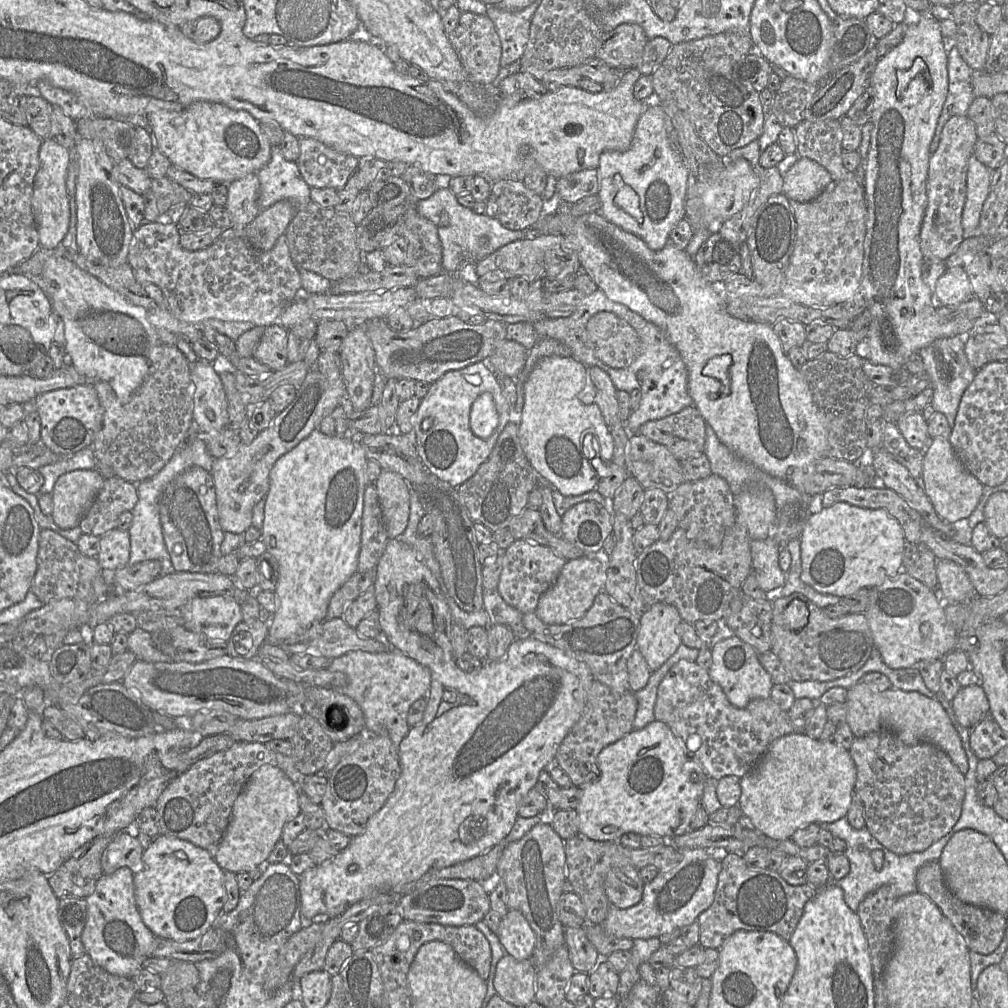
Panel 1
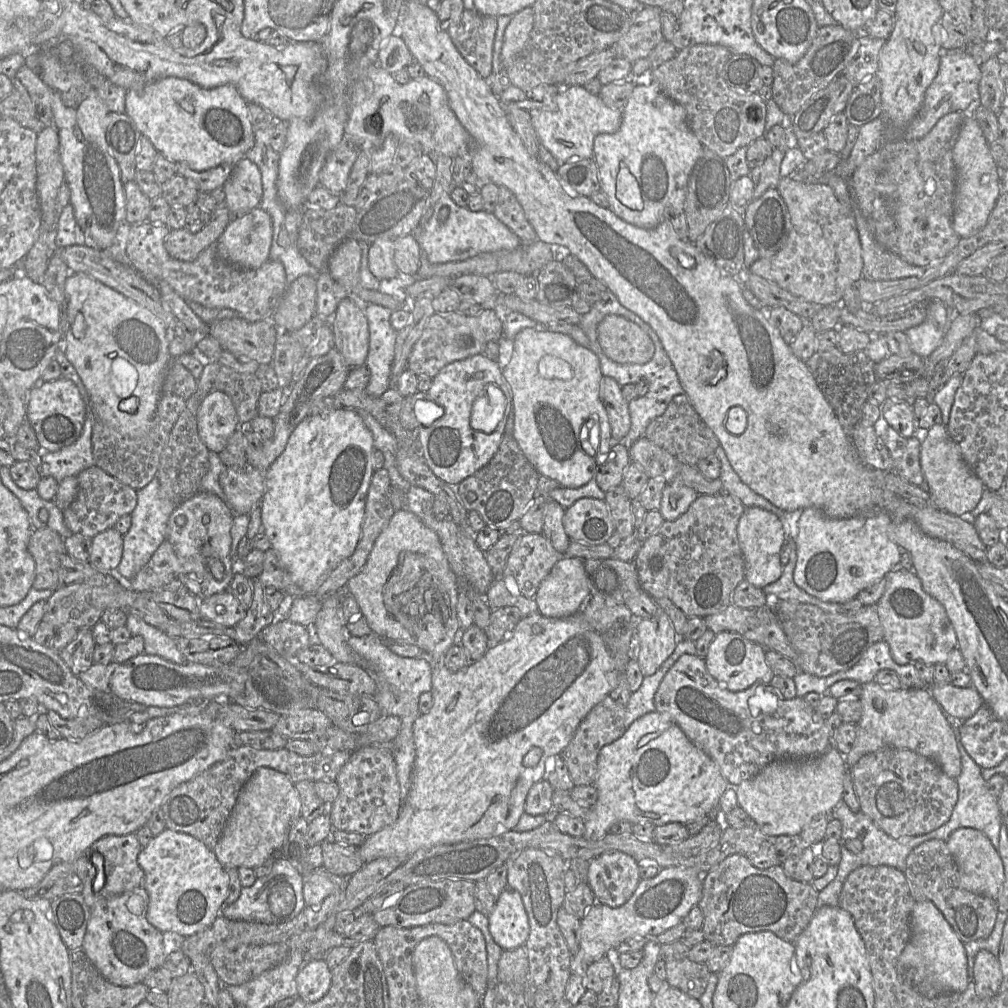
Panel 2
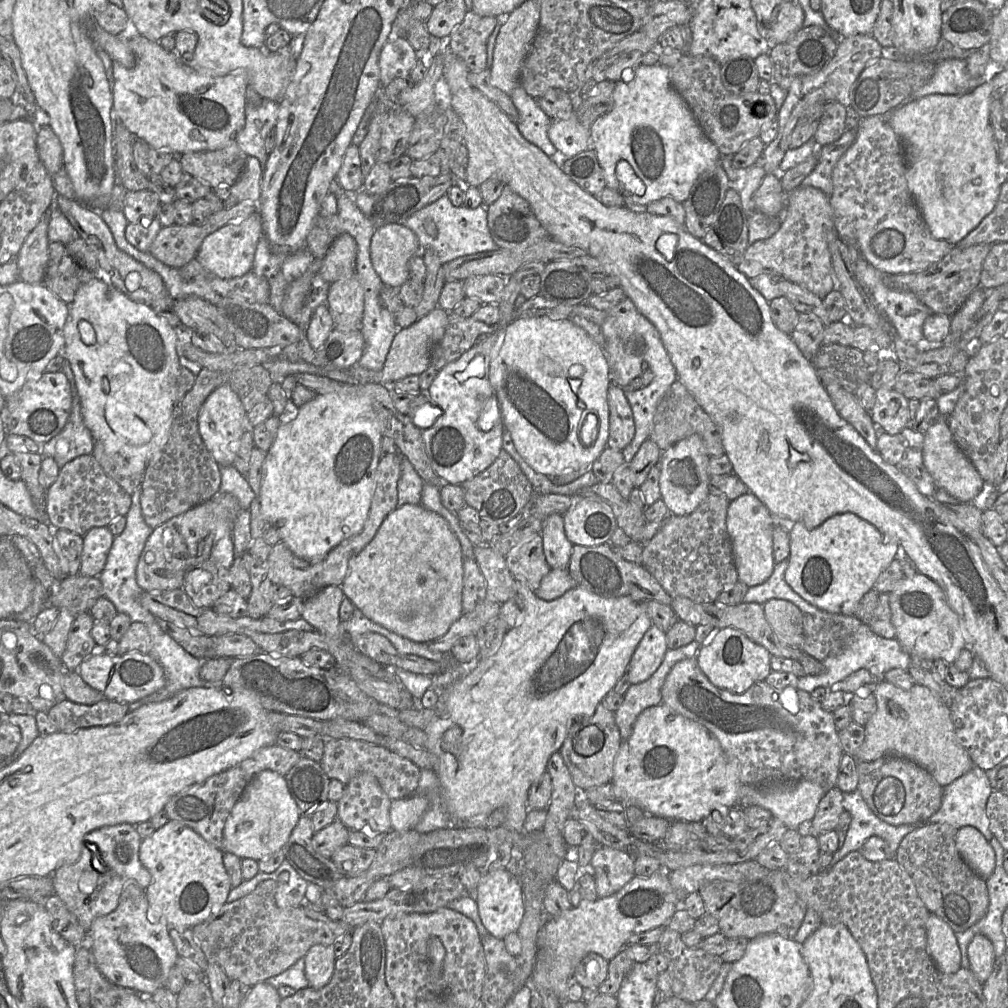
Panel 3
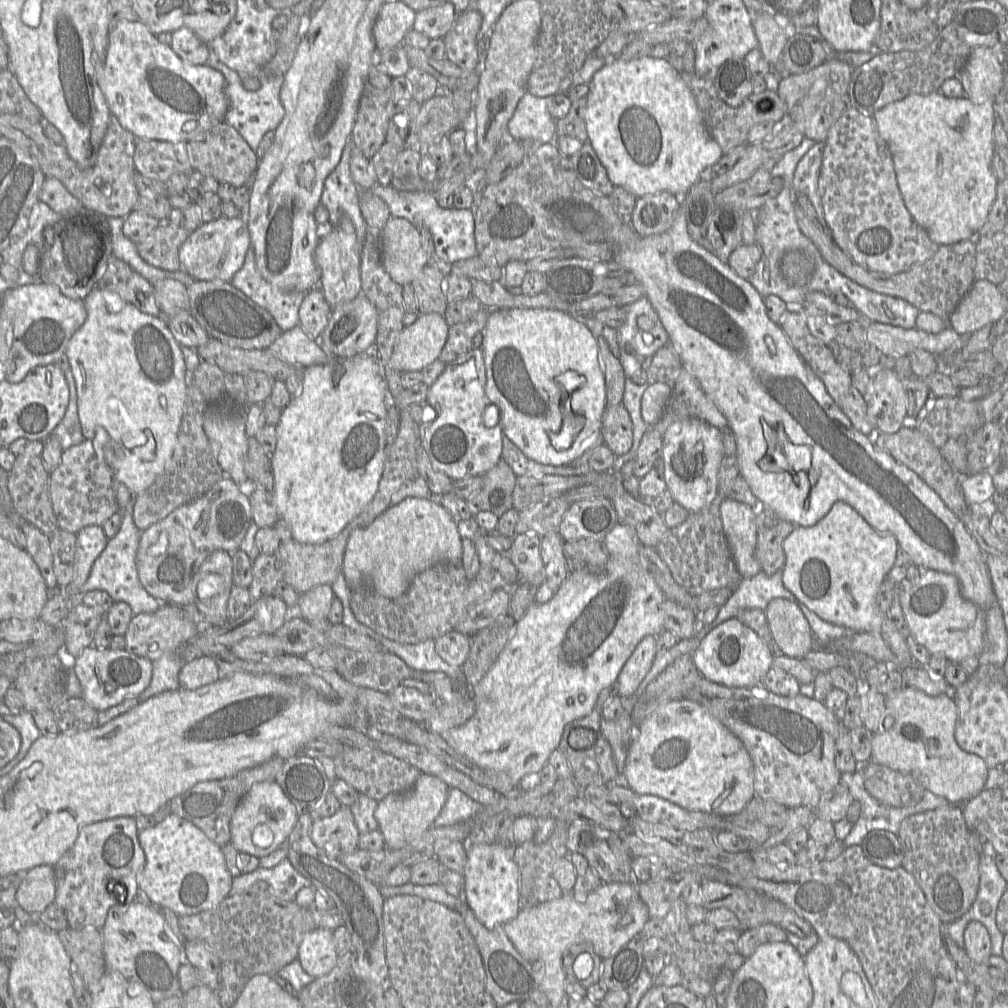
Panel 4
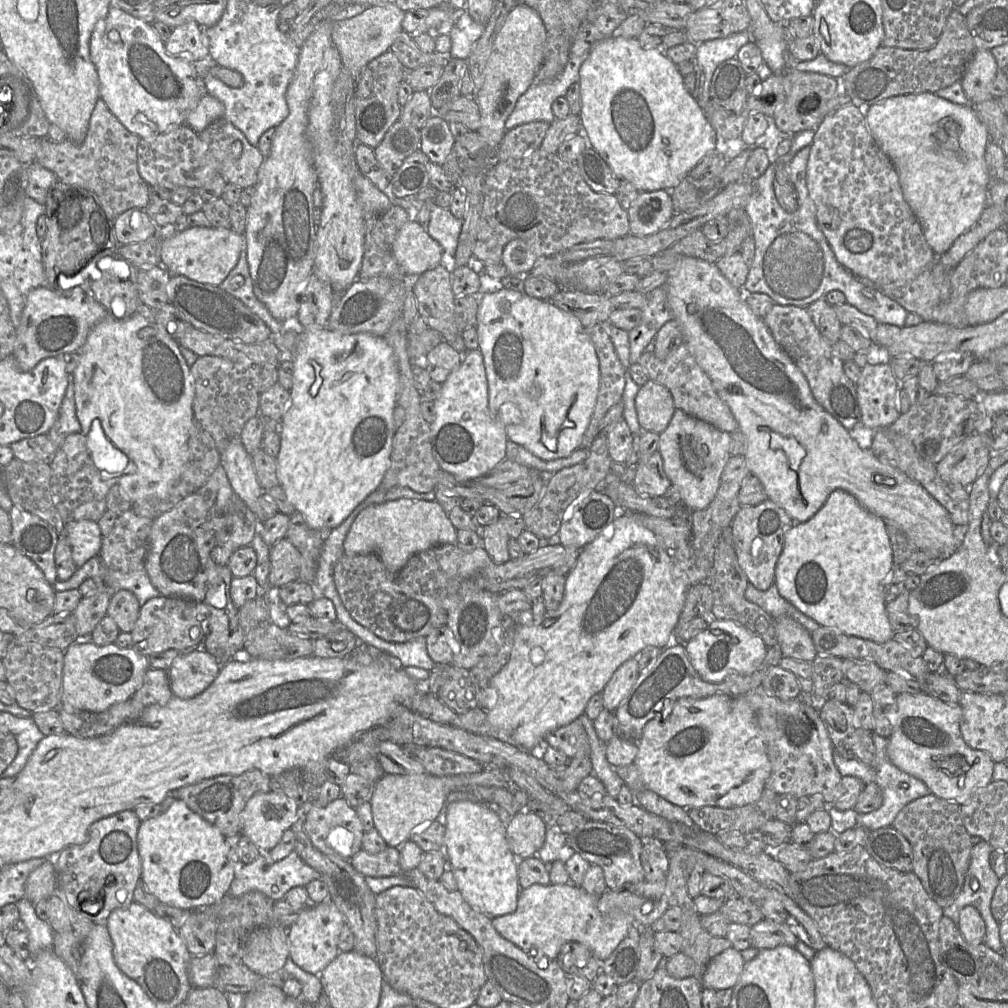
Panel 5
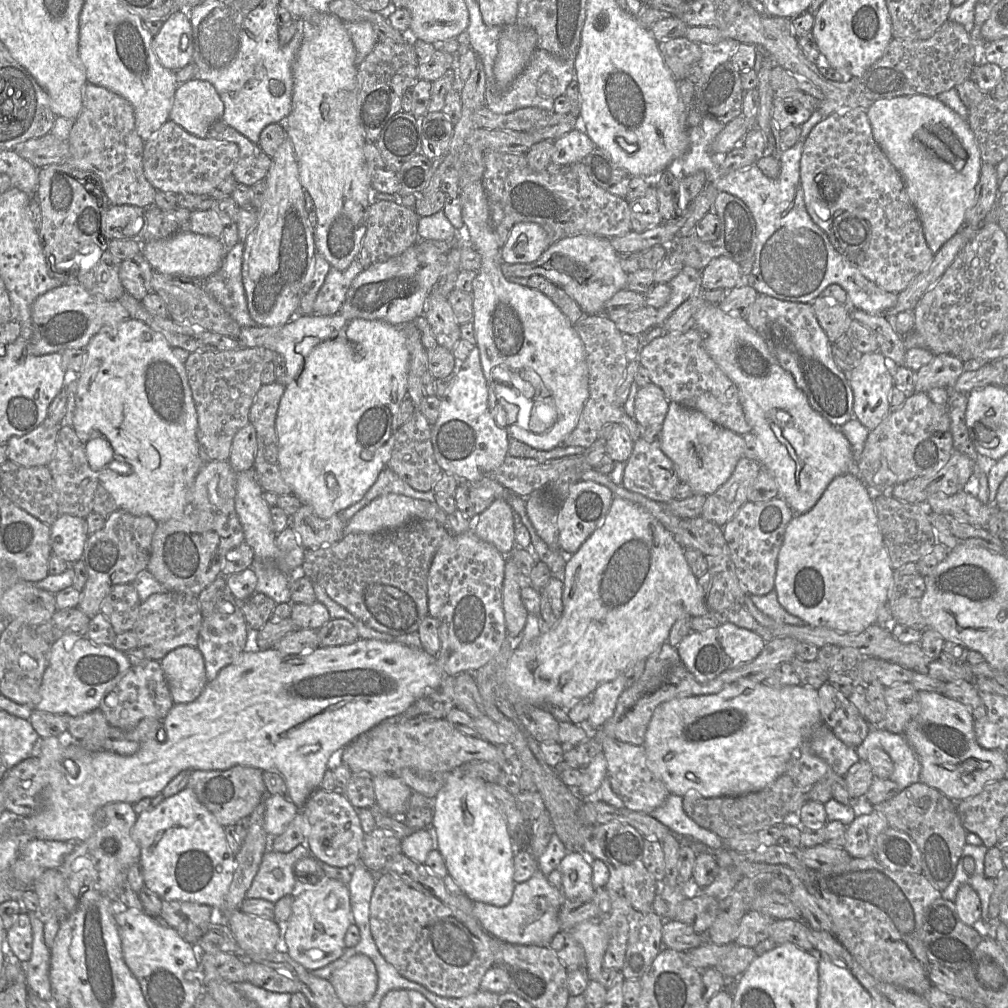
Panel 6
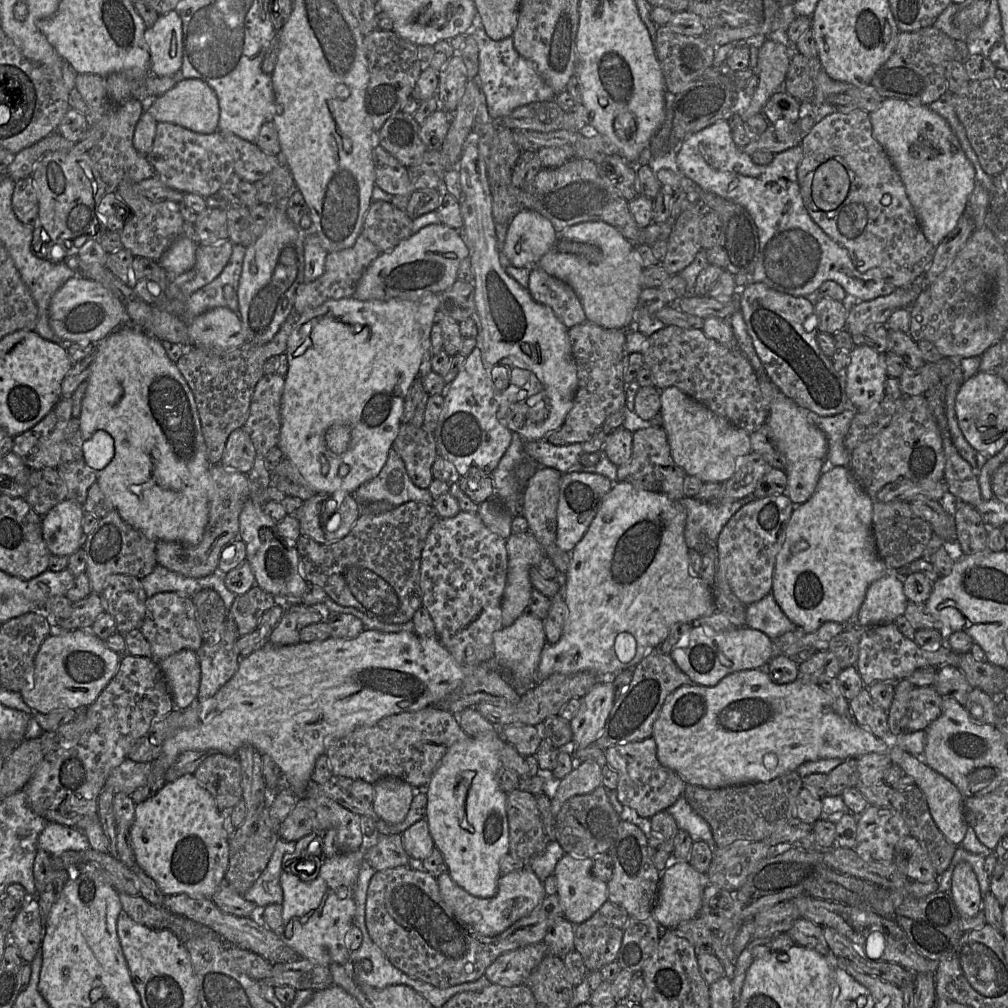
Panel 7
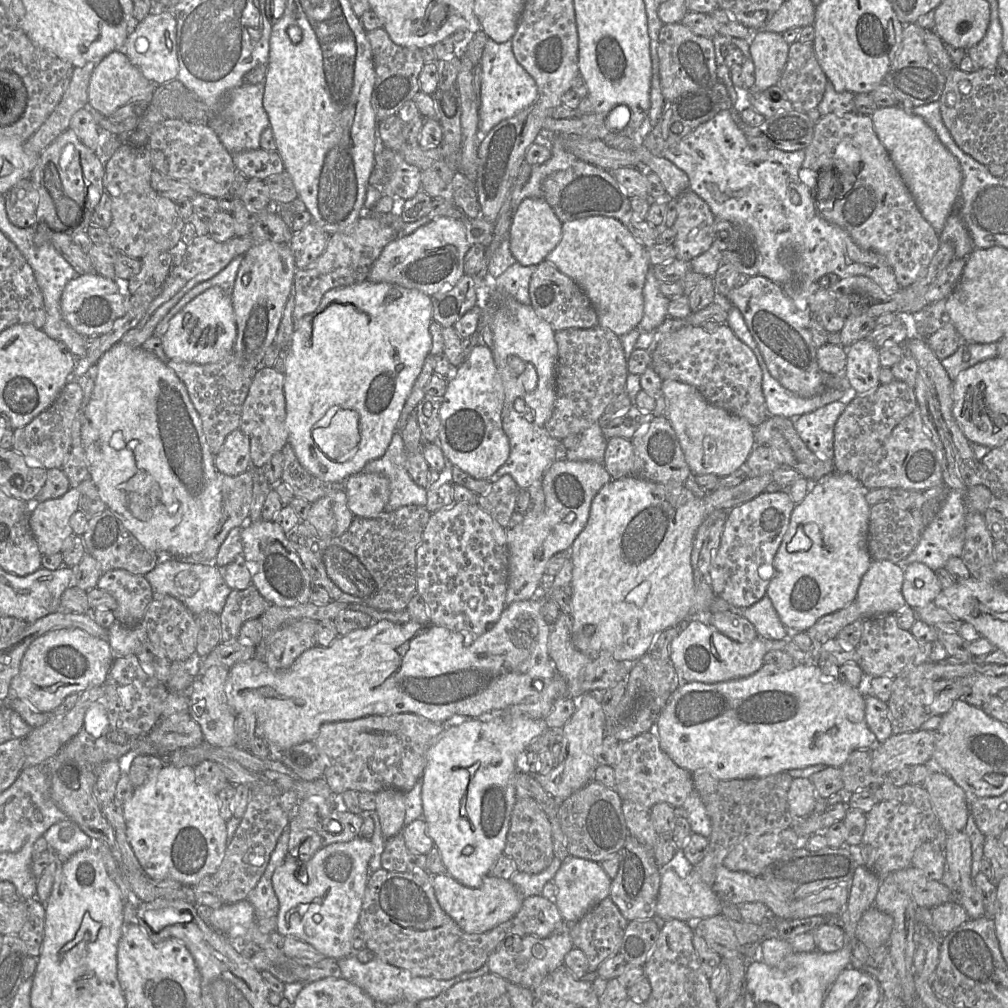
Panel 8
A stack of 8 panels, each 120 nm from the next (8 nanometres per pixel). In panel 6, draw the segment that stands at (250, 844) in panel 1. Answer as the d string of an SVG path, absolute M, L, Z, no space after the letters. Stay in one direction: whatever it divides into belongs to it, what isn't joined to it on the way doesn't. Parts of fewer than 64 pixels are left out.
M267 795L263 804L264 829L270 838L281 835L299 812L289 798L281 795Z

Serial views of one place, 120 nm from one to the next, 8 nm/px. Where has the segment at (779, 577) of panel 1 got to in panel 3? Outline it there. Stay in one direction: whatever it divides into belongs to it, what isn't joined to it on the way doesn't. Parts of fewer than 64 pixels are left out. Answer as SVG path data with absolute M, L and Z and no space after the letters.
M747 493L729 503L727 531L729 534L738 580L748 587L766 582L773 573L773 516L752 493Z

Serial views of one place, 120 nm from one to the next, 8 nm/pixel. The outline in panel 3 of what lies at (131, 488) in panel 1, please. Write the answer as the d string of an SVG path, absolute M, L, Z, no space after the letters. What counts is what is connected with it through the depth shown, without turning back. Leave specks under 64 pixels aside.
M87 454L74 458L60 468L56 481L47 489L46 513L54 530L64 529L84 536L94 527L107 527L116 518L126 516L131 501L132 496L104 472L92 454Z

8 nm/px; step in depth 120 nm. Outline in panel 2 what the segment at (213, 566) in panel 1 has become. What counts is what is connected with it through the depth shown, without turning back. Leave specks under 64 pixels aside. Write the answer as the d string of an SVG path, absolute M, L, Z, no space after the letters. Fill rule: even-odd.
M200 491L180 504L170 515L167 540L172 544L178 559L178 579L200 600L229 589L238 571L231 555L231 528L234 513L226 501L210 492ZM207 557L219 558L225 568L224 577L216 579L206 566Z

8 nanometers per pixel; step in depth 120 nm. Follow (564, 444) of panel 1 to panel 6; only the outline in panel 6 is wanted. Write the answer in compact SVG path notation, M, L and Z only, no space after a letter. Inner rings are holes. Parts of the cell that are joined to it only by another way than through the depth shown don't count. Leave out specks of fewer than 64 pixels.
M477 181L473 182L471 184L468 184L462 188L460 188L459 191L459 198L461 202L461 208L462 208L462 219L464 222L464 226L458 230L458 232L466 234L467 235L467 240L469 241L470 245L474 248L474 250L479 253L481 256L481 267L479 271L477 272L477 275L473 281L473 311L474 311L474 317L473 317L473 325L474 325L474 331L475 331L475 337L476 337L476 342L477 346L480 350L480 360L481 360L481 365L483 369L484 376L487 381L488 385L488 393L489 393L489 408L491 411L492 416L494 417L497 425L501 428L505 428L508 430L509 433L509 438L513 437L521 442L526 443L527 445L531 446L532 448L538 449L538 450L543 450L543 451L549 451L555 447L561 446L563 443L564 439L566 438L567 435L569 435L577 426L580 414L583 410L584 404L587 401L589 397L589 370L586 362L586 353L585 353L585 347L583 344L583 341L581 340L579 334L574 328L574 324L568 319L568 317L554 304L554 302L545 294L540 292L539 290L532 289L528 286L523 286L520 284L516 284L513 282L510 282L503 274L501 270L501 254L500 250L501 248L498 245L497 237L495 230L492 225L491 217L490 217L490 211L489 211L489 206L488 206L488 200L486 197L486 193L482 184L482 181ZM497 366L502 366L508 373L509 375L509 382L508 384L499 384L496 386L496 381L493 378L493 370ZM524 369L532 369L534 370L543 380L545 386L548 388L550 395L554 399L554 404L556 407L556 420L553 426L545 431L544 433L541 434L536 434L530 430L530 417L531 417L531 410L534 405L538 406L543 404L544 402L539 402L535 401L532 403L531 399L527 398L522 392L520 392L519 388L514 387L511 379L511 373L521 373L522 370ZM498 400L506 400L509 403L515 404L518 406L519 411L517 414L517 421L515 424L508 426L507 424L507 414L504 408L500 405Z

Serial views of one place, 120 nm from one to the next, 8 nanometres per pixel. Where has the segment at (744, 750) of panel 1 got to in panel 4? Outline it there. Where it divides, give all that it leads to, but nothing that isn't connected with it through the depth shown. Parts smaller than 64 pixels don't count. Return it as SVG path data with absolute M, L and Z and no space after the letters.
M700 677L684 693L684 699L696 702L738 737L747 749L754 767L755 794L765 801L775 801L789 809L805 806L815 810L821 798L840 781L841 772L836 766L836 740L839 718L815 698L801 693L785 697L771 692L763 681L738 688L729 688Z

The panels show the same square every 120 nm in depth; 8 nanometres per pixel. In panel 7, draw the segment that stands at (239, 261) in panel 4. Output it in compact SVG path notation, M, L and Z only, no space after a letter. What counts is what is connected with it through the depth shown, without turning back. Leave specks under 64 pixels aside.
M181 236L157 262L170 277L178 276L193 268L197 247L195 240Z

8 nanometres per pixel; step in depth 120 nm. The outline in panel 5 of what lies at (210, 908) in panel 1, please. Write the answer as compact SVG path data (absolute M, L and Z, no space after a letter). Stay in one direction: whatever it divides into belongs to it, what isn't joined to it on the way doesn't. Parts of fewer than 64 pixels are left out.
M180 799L157 817L141 821L137 846L141 882L161 904L182 910L208 907L228 893L234 879L237 865L227 858L223 834Z

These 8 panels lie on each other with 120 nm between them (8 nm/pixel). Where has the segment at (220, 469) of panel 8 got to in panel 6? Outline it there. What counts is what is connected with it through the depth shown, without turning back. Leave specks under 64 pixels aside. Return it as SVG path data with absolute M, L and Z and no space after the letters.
M251 423L238 430L233 438L228 459L236 472L254 469L257 444L257 433Z

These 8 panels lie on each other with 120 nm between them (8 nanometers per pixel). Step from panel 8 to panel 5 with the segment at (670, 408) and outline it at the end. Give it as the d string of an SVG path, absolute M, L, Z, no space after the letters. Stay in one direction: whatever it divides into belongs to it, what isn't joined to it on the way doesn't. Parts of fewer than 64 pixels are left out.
M675 408L670 423L659 435L658 450L664 471L672 485L679 489L682 504L691 511L705 509L714 499L731 457L731 434Z

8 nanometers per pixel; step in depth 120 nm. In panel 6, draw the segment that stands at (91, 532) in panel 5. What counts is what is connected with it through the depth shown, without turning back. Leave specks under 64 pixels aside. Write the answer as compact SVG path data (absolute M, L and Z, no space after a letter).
M60 514L50 531L52 554L69 564L82 559L89 536L84 518Z

